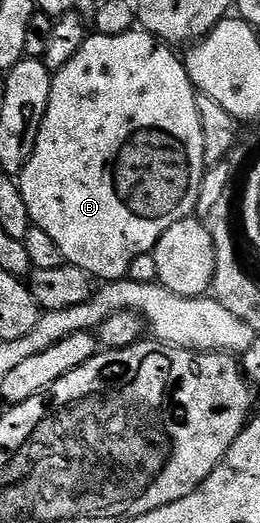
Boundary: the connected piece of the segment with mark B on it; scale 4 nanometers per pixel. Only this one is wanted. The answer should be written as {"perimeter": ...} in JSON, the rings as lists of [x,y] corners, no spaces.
{"perimeter":[[[132,29],[120,35],[88,34],[81,49],[77,49],[73,61],[54,72],[49,105],[41,129],[37,133],[33,157],[29,157],[23,174],[18,176],[21,197],[25,197],[25,206],[29,208],[32,224],[49,233],[49,238],[61,249],[64,264],[81,269],[86,275],[91,276],[92,280],[127,278],[129,265],[133,265],[137,257],[152,254],[165,229],[169,229],[169,225],[177,225],[177,221],[188,218],[199,206],[199,190],[205,170],[205,133],[201,133],[201,117],[197,117],[195,100],[197,92],[187,75],[184,60],[180,56],[178,59],[171,51],[174,50],[168,44],[142,29]]]}

